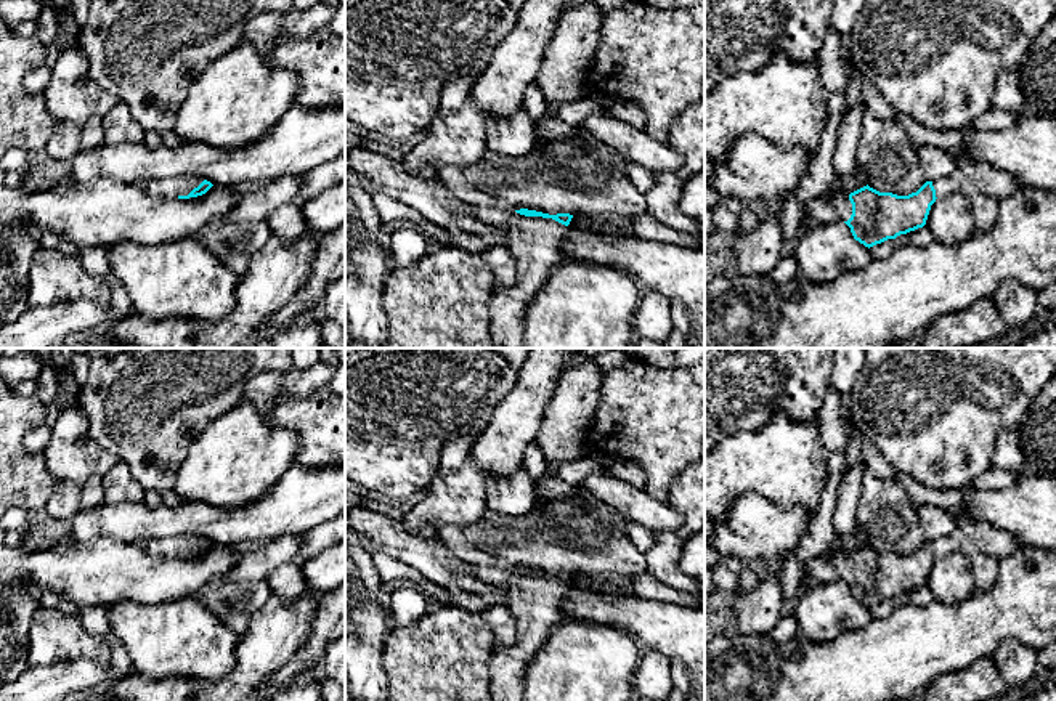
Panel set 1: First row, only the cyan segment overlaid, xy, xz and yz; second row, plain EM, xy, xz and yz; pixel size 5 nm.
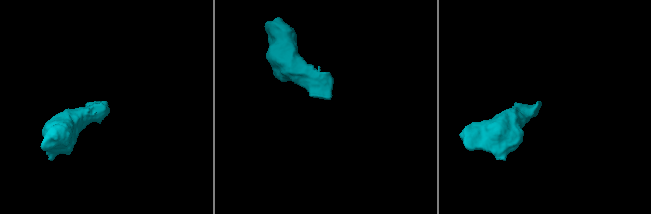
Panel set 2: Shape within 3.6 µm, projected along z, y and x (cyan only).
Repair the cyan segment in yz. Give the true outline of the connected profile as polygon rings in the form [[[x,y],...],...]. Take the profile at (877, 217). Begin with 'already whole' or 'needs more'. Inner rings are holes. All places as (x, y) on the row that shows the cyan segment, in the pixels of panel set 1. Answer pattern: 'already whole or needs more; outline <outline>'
needs more; outline [[[956,156],[956,170],[950,176],[926,181],[916,192],[897,196],[879,192],[868,184],[854,192],[818,196],[804,204],[812,225],[844,221],[855,241],[873,247],[926,225],[931,205],[945,196],[974,197],[977,192],[997,201],[1013,196],[1017,181],[1006,172]]]

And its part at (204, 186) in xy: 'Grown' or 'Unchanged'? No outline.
Grown

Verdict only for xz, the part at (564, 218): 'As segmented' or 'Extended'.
Extended

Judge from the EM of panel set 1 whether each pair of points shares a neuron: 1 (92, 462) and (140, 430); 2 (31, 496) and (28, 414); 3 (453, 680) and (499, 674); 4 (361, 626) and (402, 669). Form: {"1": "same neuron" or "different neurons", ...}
{"1": "different neurons", "2": "same neuron", "3": "different neurons", "4": "different neurons"}

